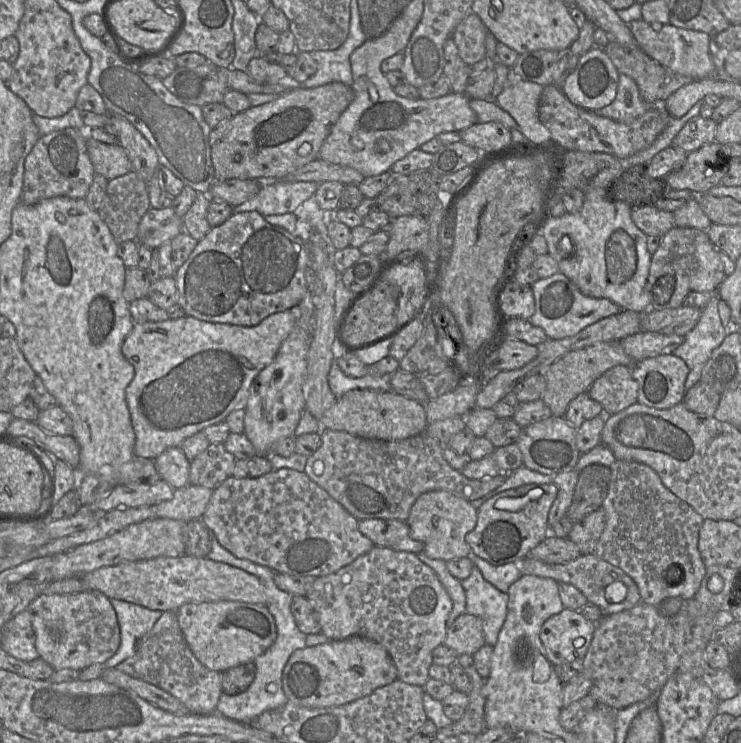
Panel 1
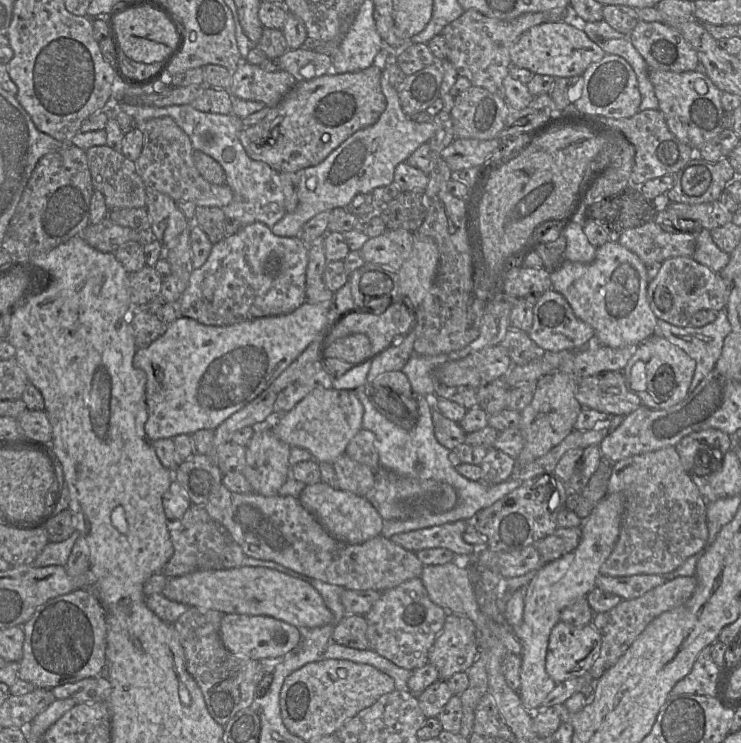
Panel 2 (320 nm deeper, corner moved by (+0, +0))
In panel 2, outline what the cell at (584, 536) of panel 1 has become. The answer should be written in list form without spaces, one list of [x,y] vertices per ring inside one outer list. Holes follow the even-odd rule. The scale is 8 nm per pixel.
[[[560,528],[536,542],[533,546],[539,552],[544,565],[574,551],[582,538],[582,528]]]

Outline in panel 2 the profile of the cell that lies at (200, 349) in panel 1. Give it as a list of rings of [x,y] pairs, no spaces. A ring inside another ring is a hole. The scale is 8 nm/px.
[[[304,302],[300,307],[289,314],[257,318],[249,321],[240,322],[229,326],[204,325],[192,318],[179,317],[167,325],[164,334],[153,341],[148,347],[136,350],[133,357],[133,366],[142,369],[146,373],[146,405],[148,418],[144,429],[151,442],[163,438],[173,438],[180,434],[191,435],[198,430],[215,430],[224,420],[236,411],[243,408],[247,403],[256,398],[266,390],[272,382],[314,341],[324,329],[329,325],[337,312],[333,310],[332,304],[319,304]]]

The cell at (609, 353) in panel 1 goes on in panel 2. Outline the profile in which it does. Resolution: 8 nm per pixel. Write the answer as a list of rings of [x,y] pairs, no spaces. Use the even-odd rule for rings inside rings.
[[[554,371],[544,375],[536,382],[532,401],[521,412],[522,420],[519,428],[524,446],[516,458],[517,467],[526,467],[542,457],[575,430],[575,423],[583,409],[575,398],[577,380],[567,373]]]

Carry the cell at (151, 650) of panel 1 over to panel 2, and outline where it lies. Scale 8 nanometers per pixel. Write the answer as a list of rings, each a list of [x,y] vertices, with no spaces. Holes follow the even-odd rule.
[[[189,607],[172,624],[184,650],[186,669],[200,687],[209,714],[221,726],[226,725],[239,711],[250,707],[262,678],[272,674],[275,667],[290,656],[287,653],[276,658],[248,659],[233,654],[220,638],[223,615],[216,610]]]

